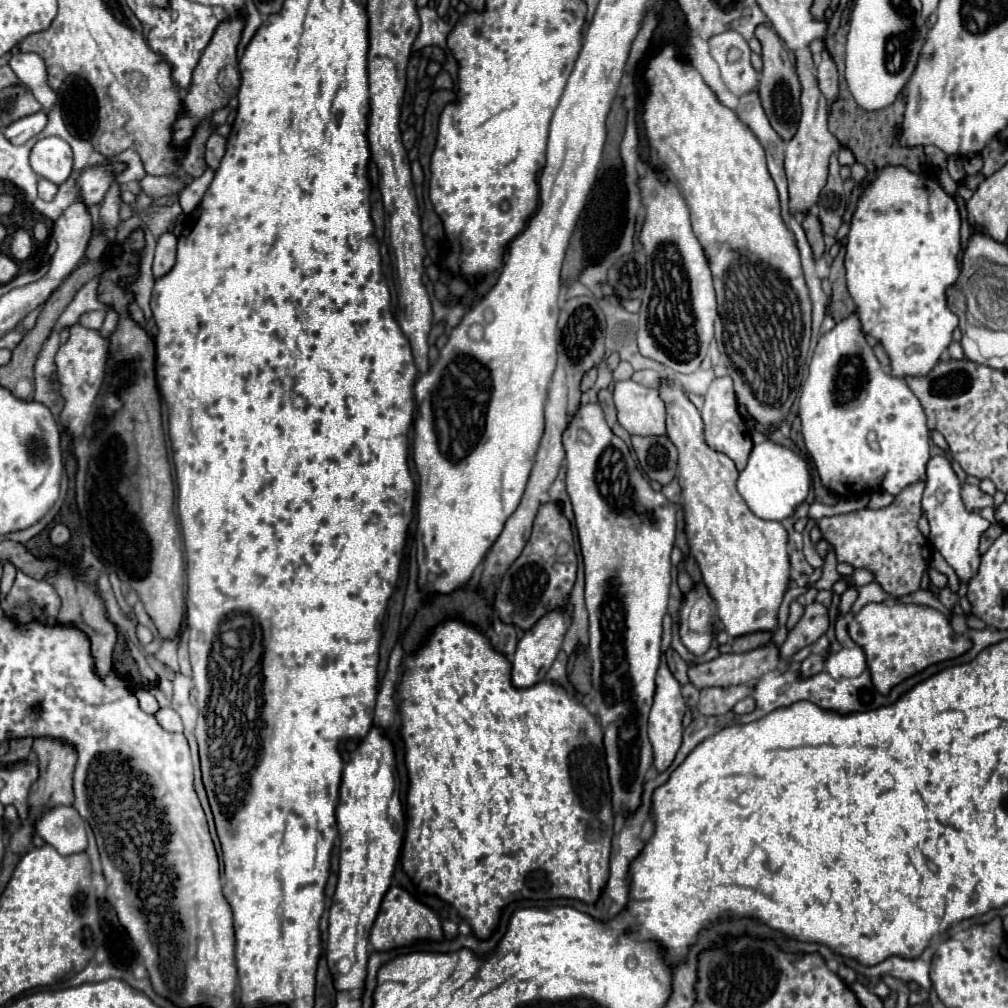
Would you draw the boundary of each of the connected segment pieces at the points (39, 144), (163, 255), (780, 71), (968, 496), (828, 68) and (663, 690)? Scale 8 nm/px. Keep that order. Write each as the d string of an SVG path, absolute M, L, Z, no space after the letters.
M47 136L35 142L29 162L39 176L53 184L63 184L73 170L73 152L63 138Z
M165 232L159 238L157 250L155 250L155 260L153 260L153 276L155 276L155 280L165 276L173 268L175 252L177 252L177 238L171 232Z
M759 24L755 28L755 36L763 46L761 58L763 58L763 70L761 70L761 84L759 84L759 96L765 108L765 114L771 122L771 126L777 130L777 134L783 140L791 140L797 132L799 116L801 116L801 104L799 104L799 94L801 94L801 84L795 74L793 62L789 58L789 50L781 42L781 38L773 32L773 28Z
M963 484L963 502L965 502L965 506L973 512L973 510L979 510L979 508L993 506L993 496L981 492L979 486Z
M825 48L821 52L821 62L817 64L817 80L819 80L821 92L825 94L825 98L831 104L837 96L837 66Z
M663 656L661 666L657 670L657 690L655 690L653 708L649 714L649 740L653 746L653 766L657 772L663 772L665 768L669 768L669 764L673 762L673 758L681 746L681 734L684 731L681 720L685 716L685 710L687 710L687 706L685 706L685 700L681 694L681 684L669 672L669 668L665 664L665 656Z

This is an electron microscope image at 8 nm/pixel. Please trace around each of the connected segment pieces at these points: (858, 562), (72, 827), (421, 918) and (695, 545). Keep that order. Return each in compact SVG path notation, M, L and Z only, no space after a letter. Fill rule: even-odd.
M917 482L903 488L895 496L895 502L881 510L863 508L849 514L821 518L817 522L823 538L833 546L837 560L857 568L869 568L875 574L875 582L881 584L883 590L889 592L891 596L907 596L915 592L921 584L921 576L925 570L931 572L933 584L937 588L943 588L947 584L947 578L929 566L931 544L927 542L927 538L921 538L921 532L917 530L917 520L922 515L923 488L925 482ZM919 546L921 554L917 554L915 550Z
M55 806L35 822L35 834L61 854L75 854L87 848L85 822L73 806Z
M391 886L381 902L381 910L371 930L371 936L369 936L371 946L375 950L389 950L389 948L407 946L415 940L441 940L441 938L443 938L443 930L441 930L441 920L437 918L437 914L429 906L415 900L401 886Z
M667 378L659 388L659 392L667 406L667 436L679 450L677 472L683 488L683 508L685 508L685 522L687 522L685 532L689 536L691 554L695 556L703 574L703 582L715 600L717 614L725 626L725 632L731 638L753 634L753 632L775 632L779 628L777 612L783 594L787 590L787 584L791 580L789 554L787 554L787 542L789 542L787 530L781 526L781 522L761 520L749 510L749 506L737 492L739 472L735 468L735 462L725 454L711 450L703 442L701 414L689 402L683 386L677 386L671 378Z

